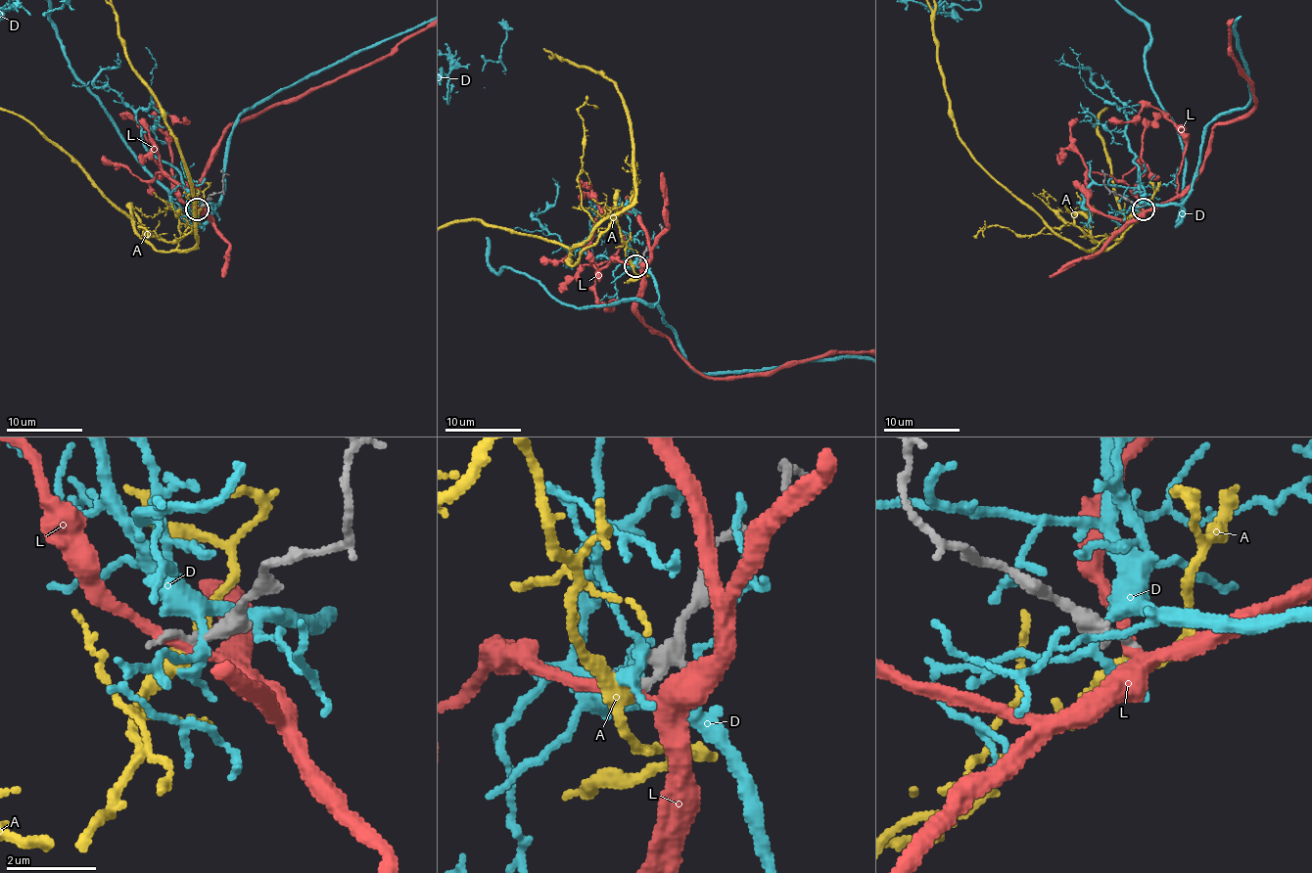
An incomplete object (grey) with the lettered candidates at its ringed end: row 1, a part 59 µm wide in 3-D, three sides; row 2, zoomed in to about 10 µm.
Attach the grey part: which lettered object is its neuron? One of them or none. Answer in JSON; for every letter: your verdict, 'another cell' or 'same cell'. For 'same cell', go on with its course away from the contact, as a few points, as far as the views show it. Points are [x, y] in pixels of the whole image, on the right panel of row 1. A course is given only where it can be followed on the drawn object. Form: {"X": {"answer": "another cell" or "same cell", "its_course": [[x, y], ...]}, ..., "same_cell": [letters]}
{"A": {"answer": "same cell"}, "D": {"answer": "another cell"}, "L": {"answer": "another cell"}, "same_cell": ["A"]}

